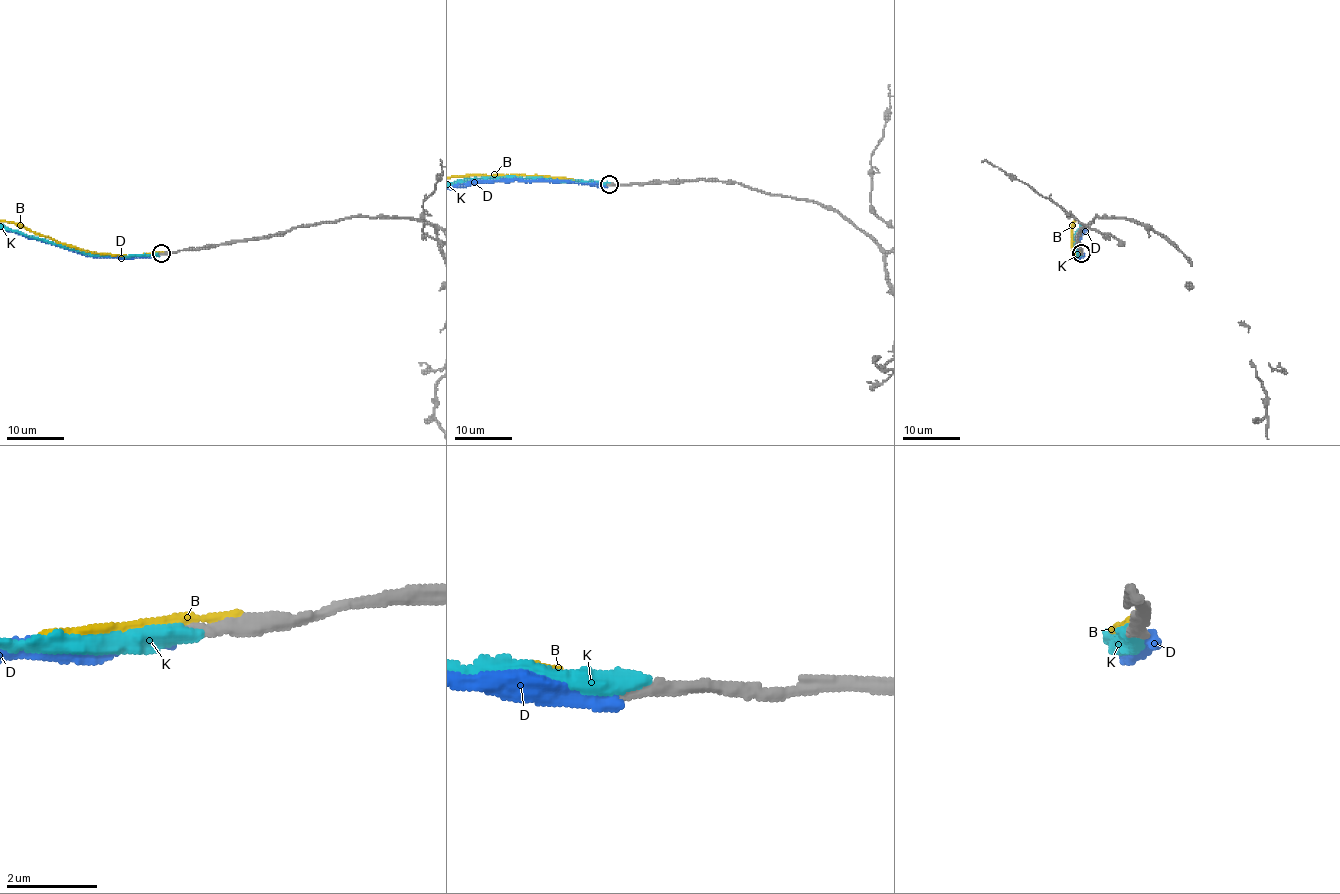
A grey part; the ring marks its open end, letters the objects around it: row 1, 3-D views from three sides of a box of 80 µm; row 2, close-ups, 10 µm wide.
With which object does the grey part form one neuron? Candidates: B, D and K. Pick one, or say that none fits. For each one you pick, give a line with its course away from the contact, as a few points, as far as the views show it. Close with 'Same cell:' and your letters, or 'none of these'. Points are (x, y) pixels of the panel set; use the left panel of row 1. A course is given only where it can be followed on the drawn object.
Same cell: K

